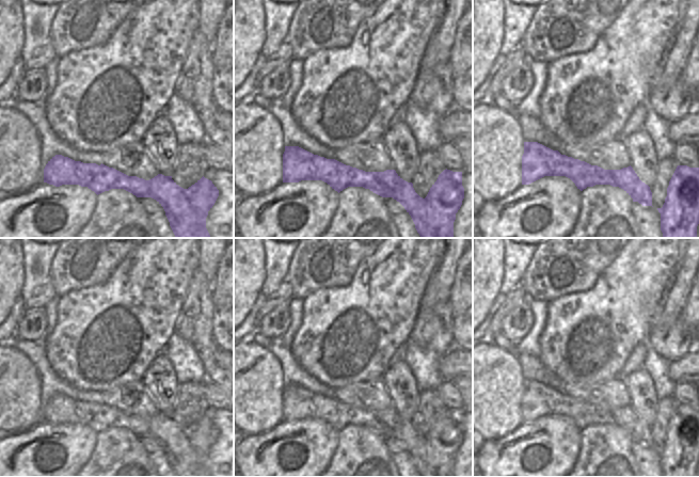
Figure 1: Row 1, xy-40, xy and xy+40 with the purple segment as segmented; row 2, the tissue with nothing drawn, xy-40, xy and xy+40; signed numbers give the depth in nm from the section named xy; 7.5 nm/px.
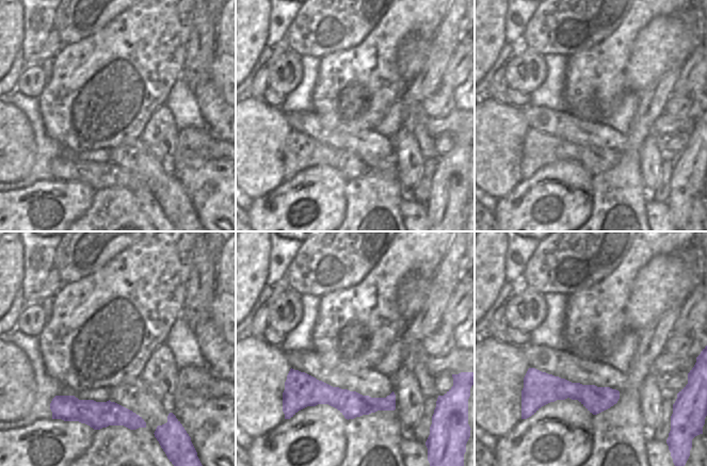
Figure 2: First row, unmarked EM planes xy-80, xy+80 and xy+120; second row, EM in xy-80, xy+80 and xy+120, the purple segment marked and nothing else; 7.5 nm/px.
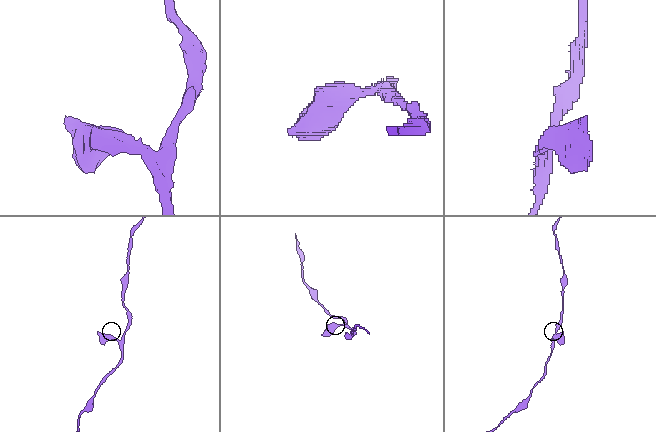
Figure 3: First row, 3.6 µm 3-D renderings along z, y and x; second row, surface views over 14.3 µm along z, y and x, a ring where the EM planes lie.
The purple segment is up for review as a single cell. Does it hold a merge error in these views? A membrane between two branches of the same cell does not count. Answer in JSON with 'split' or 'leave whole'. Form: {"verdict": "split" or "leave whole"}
{"verdict": "leave whole"}

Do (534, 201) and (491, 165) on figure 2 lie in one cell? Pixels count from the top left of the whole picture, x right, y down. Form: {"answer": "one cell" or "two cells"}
{"answer": "two cells"}

